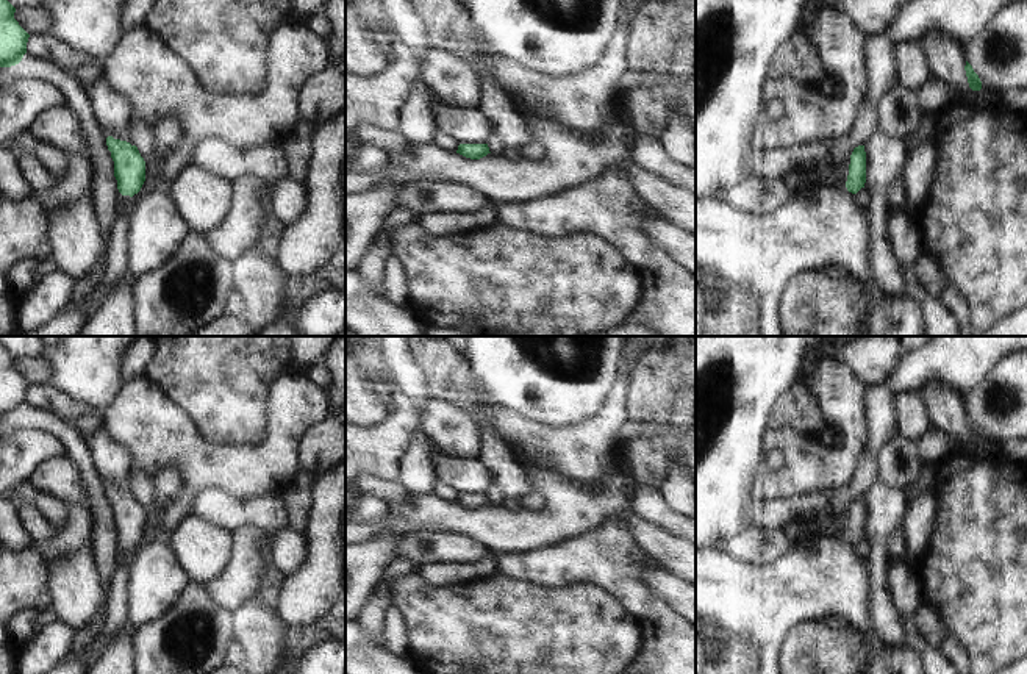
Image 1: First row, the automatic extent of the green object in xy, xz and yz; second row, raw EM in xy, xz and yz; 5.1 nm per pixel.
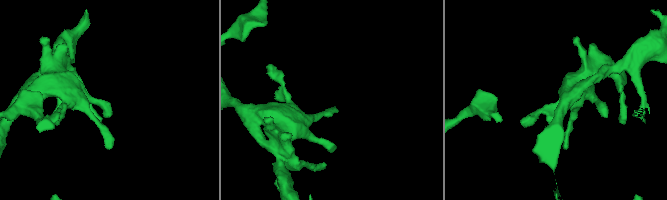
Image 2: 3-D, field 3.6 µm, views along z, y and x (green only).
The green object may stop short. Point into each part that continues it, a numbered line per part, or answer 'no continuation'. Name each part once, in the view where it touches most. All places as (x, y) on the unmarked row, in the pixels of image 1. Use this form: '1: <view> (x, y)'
no continuation

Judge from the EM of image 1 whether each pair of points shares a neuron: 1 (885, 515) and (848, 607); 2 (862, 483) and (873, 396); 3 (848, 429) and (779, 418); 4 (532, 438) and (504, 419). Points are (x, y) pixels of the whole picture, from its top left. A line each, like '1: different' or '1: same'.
1: different
2: same
3: different
4: same

